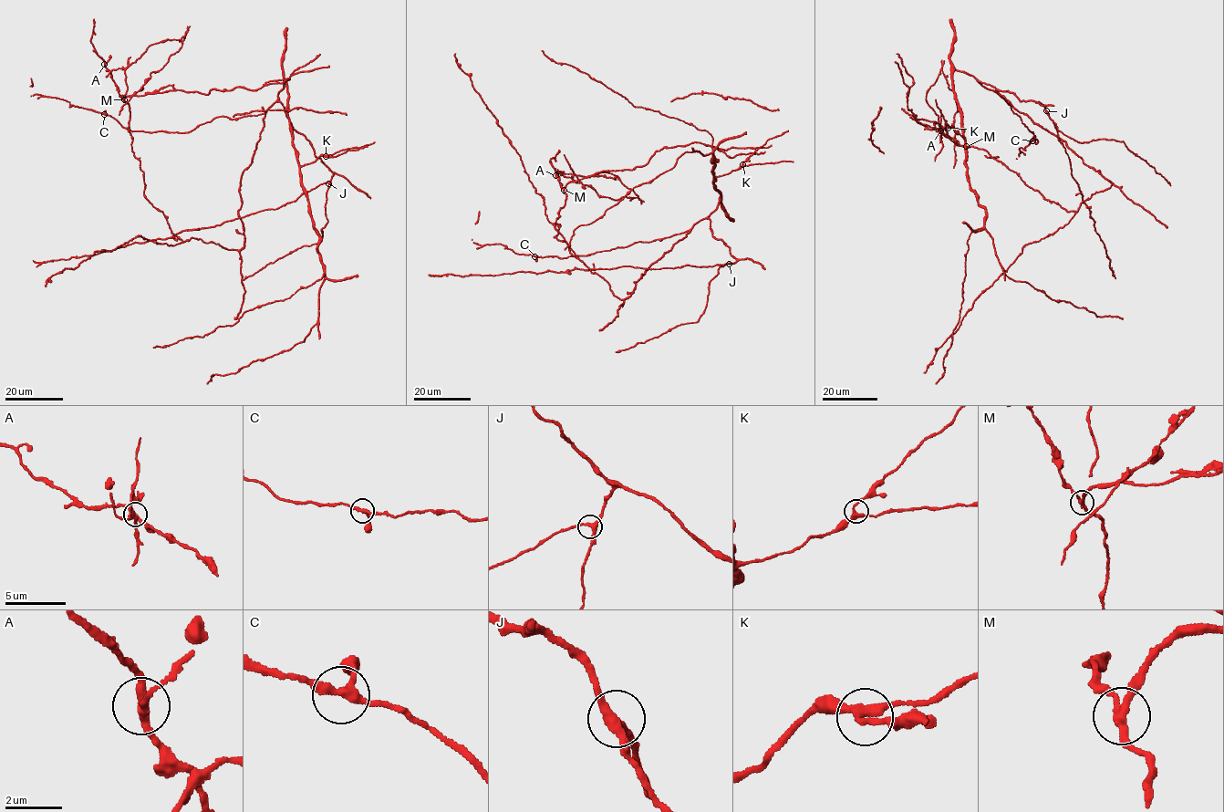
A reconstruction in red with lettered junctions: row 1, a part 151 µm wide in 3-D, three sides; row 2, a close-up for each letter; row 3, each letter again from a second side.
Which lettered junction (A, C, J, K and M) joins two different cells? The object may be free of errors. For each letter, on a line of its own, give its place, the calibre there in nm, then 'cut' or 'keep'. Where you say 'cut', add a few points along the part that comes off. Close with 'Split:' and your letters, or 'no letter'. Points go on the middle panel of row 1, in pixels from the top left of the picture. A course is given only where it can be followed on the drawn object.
A: (555, 175) | 240 nm | keep
C: (534, 256) | 240 nm | keep
J: (729, 264) | 280 nm | keep
K: (742, 164) | 240 nm | keep
M: (564, 190) | 240 nm | cut
Split: M

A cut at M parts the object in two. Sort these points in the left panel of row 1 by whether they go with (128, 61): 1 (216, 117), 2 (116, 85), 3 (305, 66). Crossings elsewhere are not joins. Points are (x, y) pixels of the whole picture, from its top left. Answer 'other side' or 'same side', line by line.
1: other side
2: other side
3: same side

